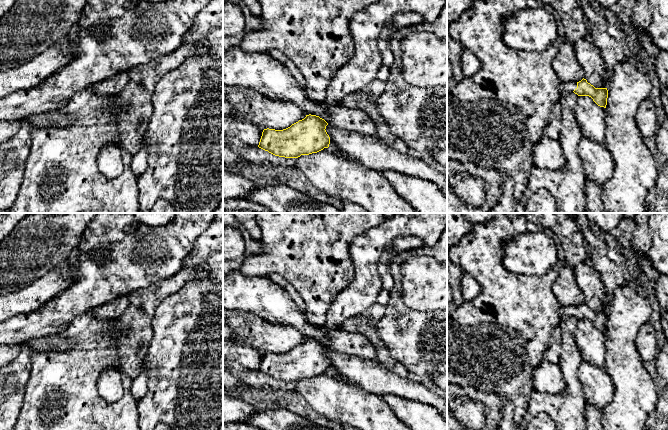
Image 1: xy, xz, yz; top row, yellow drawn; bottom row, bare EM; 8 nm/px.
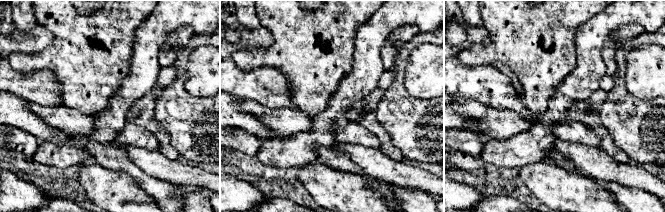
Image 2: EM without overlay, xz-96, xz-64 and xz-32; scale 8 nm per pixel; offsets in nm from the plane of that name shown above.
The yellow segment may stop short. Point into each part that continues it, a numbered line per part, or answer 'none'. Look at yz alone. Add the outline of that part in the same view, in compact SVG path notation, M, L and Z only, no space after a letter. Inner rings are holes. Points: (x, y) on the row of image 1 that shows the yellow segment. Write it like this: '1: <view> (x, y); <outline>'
1: yz (568, 87); M577 82L561 83L560 91L561 95L573 92L577 88Z

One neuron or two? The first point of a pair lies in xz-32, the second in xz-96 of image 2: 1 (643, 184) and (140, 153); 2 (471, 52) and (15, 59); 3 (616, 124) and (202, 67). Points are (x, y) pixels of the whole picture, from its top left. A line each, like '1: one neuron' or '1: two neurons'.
1: one neuron
2: one neuron
3: two neurons

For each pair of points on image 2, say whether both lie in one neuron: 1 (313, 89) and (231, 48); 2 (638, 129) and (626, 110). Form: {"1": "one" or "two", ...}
{"1": "two", "2": "one"}

